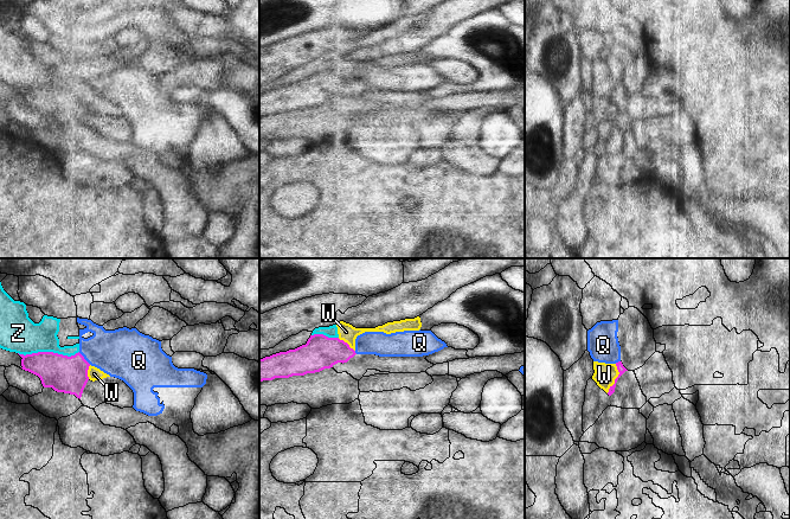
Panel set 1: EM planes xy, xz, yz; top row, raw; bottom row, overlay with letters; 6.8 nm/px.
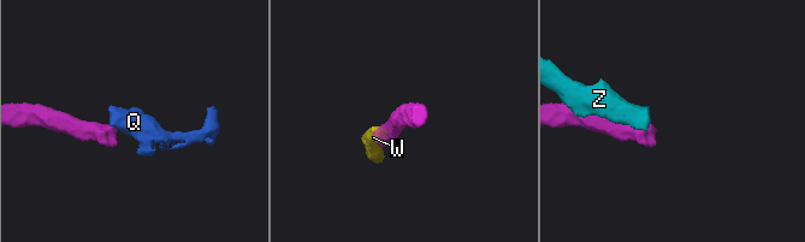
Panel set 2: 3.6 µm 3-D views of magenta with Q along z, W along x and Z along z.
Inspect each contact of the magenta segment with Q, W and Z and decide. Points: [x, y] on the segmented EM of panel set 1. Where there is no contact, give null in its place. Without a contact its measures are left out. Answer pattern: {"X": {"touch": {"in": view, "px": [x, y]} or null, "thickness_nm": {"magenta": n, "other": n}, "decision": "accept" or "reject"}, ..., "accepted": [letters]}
{"Q": {"touch": {"in": "xy", "px": [83, 358]}, "thickness_nm": {"magenta": 260, "other": 320}, "decision": "reject"}, "W": {"touch": {"in": "yz", "px": [616, 378]}, "thickness_nm": {"magenta": 50, "other": 150}, "decision": "accept"}, "Z": {"touch": {"in": "xy", "px": [47, 352]}, "thickness_nm": {"magenta": 260, "other": 260}, "decision": "reject"}, "accepted": ["W"]}

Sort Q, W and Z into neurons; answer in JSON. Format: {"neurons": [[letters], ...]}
{"neurons": [["Q", "Z"], ["W"]]}

